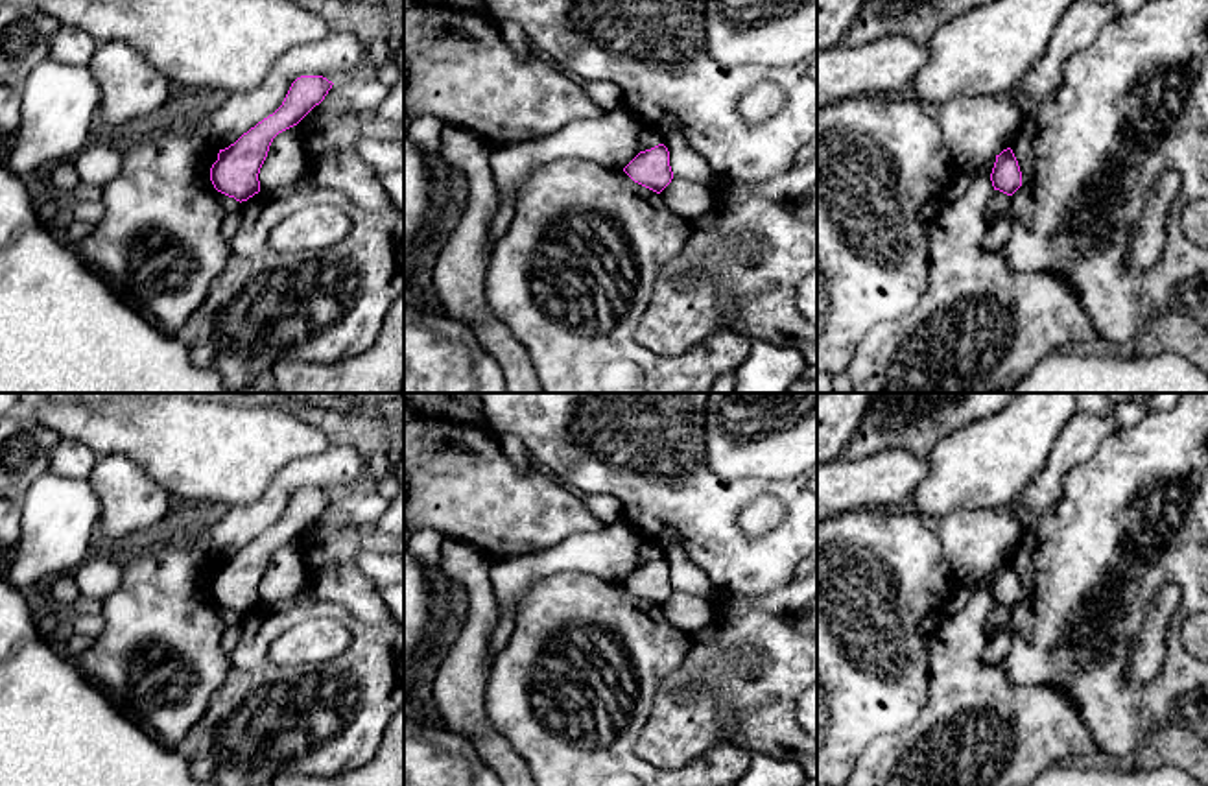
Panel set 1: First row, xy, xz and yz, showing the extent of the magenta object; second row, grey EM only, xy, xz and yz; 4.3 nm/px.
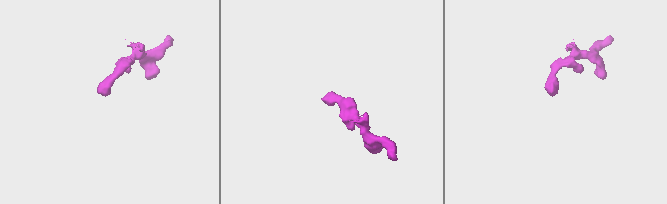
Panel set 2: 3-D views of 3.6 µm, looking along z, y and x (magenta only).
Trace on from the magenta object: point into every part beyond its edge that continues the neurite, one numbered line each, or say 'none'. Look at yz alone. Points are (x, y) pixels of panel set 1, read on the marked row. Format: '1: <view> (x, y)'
none

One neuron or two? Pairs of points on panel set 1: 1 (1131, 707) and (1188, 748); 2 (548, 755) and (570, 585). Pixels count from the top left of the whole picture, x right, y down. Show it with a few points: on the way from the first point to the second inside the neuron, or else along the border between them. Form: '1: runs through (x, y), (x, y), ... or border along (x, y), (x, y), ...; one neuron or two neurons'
1: border along (1175, 718), (1160, 726), (1129, 757); two neurons
2: runs through (526, 713), (521, 683), (537, 639), (546, 628); one neuron

